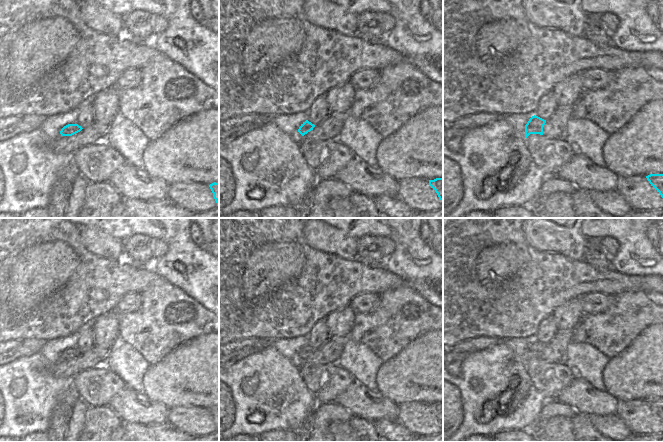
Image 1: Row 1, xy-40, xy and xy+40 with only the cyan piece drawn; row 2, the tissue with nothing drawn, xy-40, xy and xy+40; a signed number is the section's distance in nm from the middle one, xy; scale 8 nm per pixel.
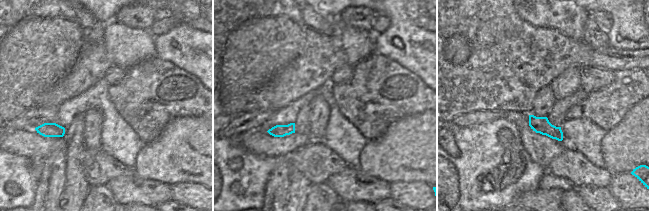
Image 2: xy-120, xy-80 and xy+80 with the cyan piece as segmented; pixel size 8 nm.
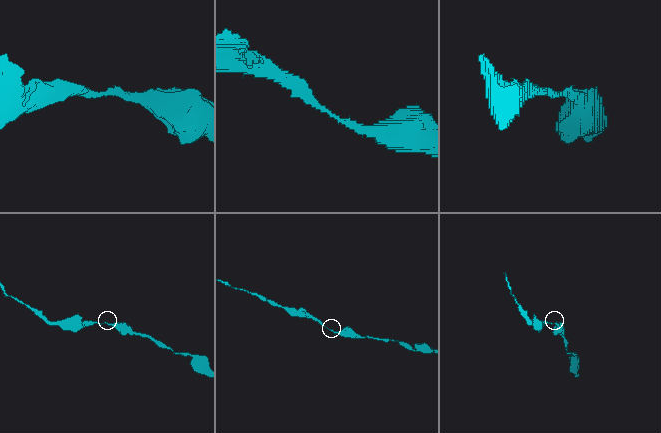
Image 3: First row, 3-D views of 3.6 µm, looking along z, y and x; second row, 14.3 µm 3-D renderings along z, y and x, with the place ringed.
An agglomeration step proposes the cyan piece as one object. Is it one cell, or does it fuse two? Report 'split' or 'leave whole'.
leave whole

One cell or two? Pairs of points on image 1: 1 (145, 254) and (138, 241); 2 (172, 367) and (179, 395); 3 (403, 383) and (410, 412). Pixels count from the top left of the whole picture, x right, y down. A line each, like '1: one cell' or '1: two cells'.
1: one cell
2: one cell
3: two cells

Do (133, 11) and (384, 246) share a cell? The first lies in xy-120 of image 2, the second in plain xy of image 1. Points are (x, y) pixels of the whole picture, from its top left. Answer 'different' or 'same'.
different

